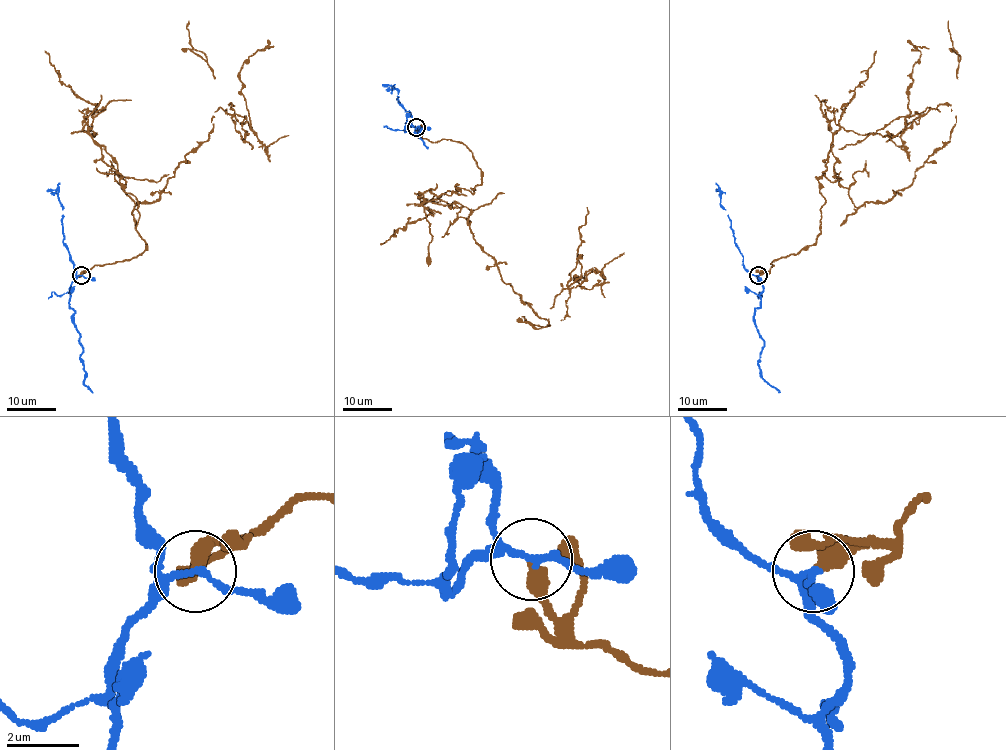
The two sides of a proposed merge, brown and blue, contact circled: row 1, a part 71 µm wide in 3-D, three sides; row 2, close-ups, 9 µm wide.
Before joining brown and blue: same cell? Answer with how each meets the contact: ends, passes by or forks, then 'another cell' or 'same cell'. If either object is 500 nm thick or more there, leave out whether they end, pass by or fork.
brown ends | blue forks | another cell

